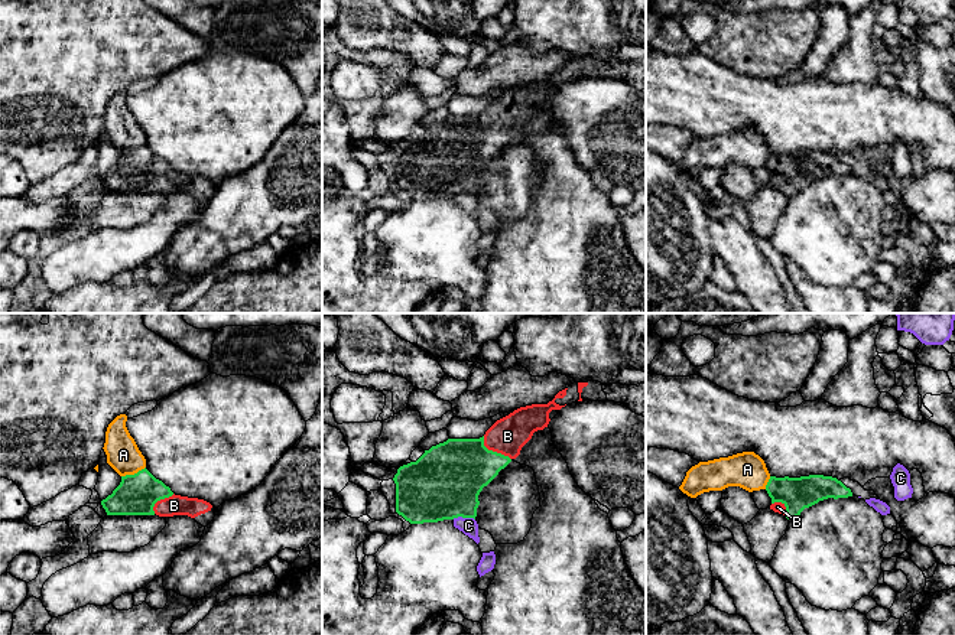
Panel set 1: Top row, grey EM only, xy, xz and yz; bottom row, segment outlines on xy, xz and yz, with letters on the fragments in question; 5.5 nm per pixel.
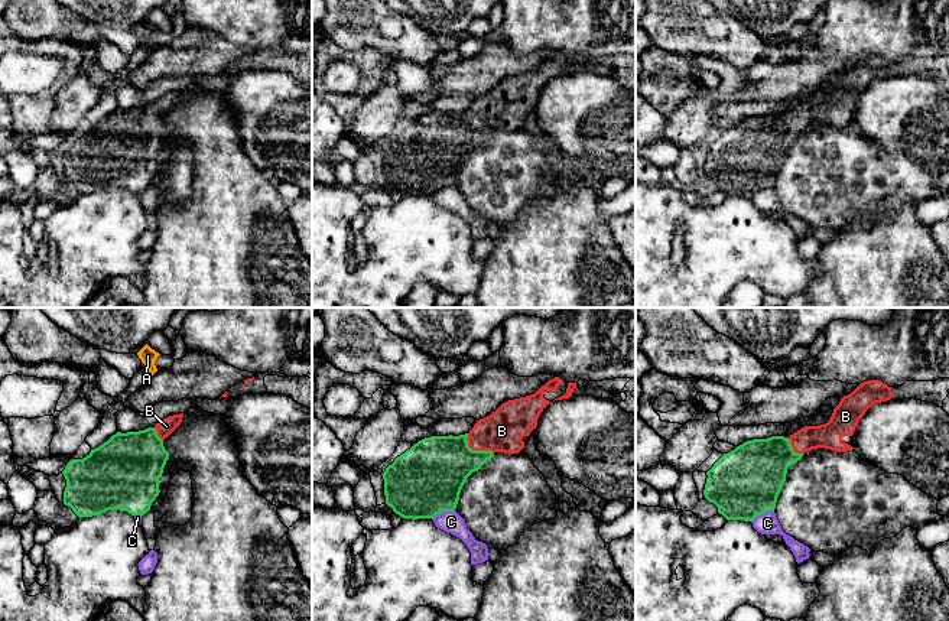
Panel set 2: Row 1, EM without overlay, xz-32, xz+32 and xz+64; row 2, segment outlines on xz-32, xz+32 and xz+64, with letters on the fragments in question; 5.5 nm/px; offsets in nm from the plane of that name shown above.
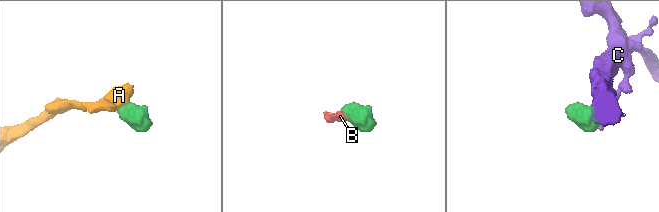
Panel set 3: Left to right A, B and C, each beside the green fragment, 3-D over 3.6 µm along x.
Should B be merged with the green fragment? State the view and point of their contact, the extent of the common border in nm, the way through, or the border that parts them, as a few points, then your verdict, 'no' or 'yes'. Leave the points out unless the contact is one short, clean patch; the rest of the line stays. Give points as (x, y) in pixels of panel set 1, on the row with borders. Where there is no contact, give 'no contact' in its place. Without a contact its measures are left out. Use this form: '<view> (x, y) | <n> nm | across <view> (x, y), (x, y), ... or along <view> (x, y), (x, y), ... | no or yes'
xz (491, 450) | 200 nm | across xz (454, 472), (491, 450), (507, 436) | yes

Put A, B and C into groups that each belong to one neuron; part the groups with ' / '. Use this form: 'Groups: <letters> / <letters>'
Groups: A / B / C

